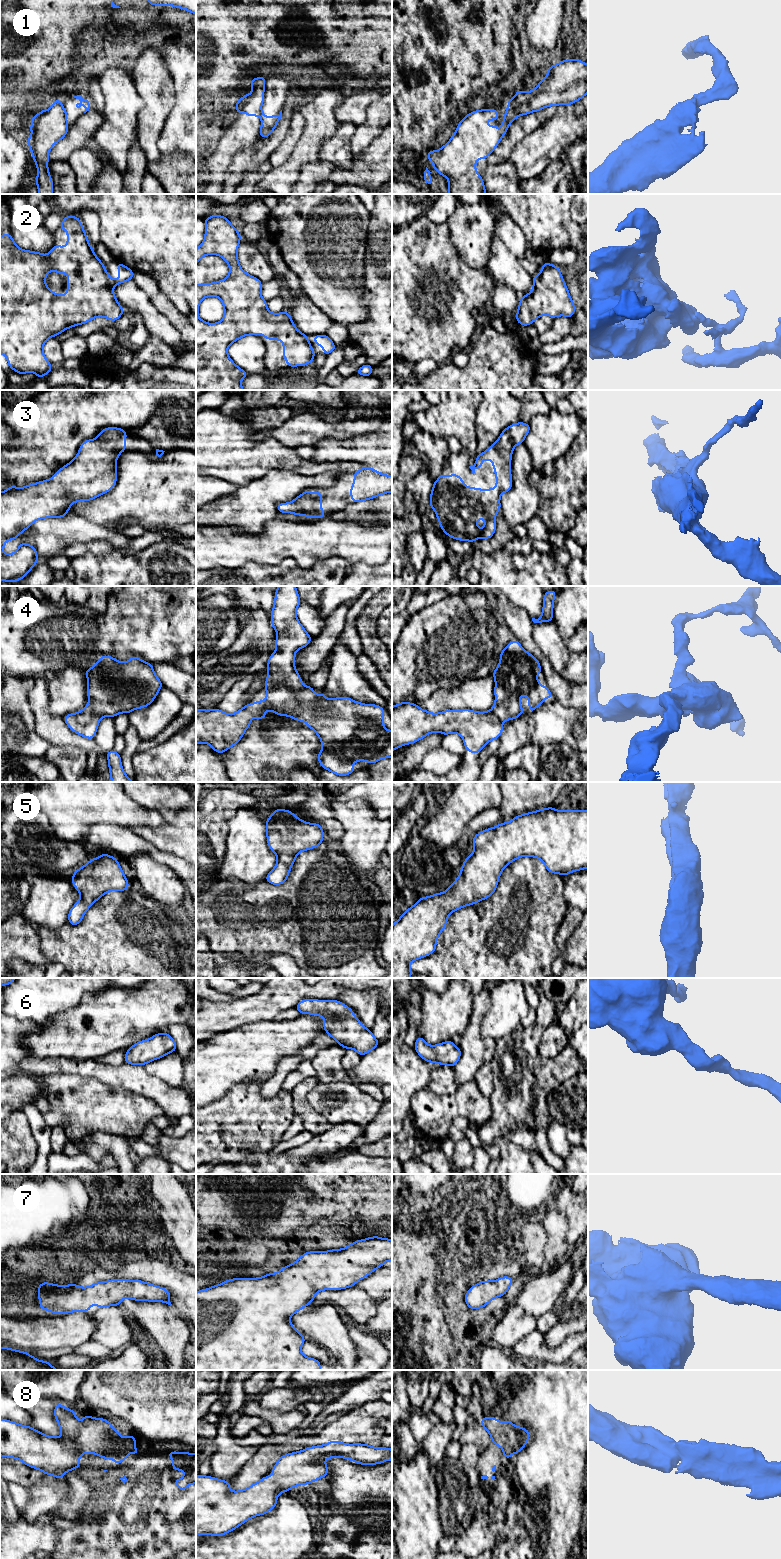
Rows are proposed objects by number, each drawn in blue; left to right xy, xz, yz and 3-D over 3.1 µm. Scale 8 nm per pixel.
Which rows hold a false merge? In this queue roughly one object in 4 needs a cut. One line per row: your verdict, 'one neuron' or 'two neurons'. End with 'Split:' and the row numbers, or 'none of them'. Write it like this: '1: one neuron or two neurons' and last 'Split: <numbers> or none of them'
1: two neurons
2: two neurons
3: one neuron
4: one neuron
5: one neuron
6: one neuron
7: one neuron
8: one neuron
Split: 1, 2

